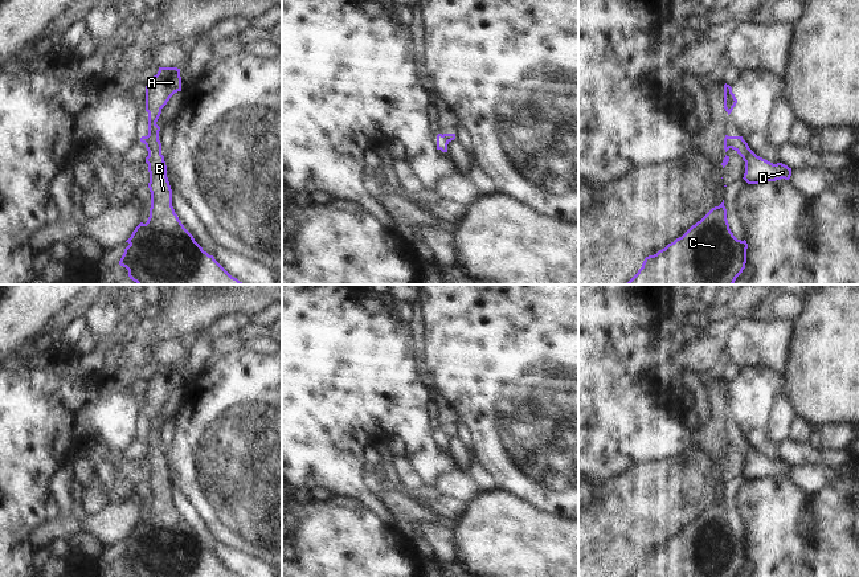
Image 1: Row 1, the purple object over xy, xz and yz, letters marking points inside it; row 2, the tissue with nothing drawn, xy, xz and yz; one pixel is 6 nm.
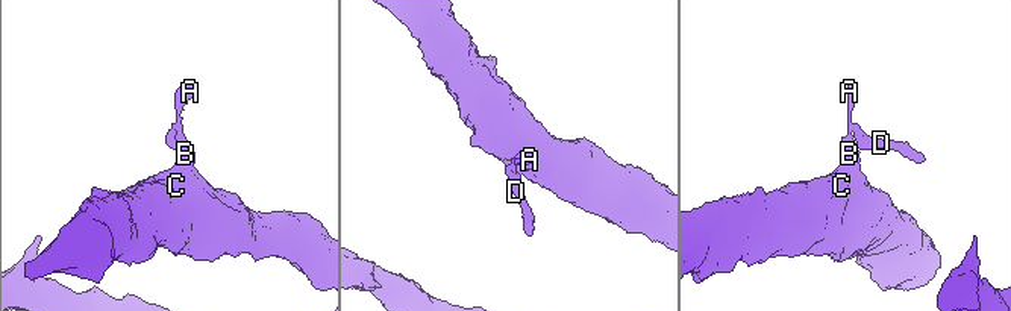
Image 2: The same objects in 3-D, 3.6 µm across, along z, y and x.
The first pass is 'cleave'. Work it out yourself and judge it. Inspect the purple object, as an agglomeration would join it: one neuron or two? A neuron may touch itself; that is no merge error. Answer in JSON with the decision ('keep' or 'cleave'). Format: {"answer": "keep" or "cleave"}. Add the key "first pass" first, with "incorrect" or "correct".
{"first pass": "correct", "answer": "cleave"}

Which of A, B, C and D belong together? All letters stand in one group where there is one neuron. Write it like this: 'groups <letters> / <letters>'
groups A B C / D

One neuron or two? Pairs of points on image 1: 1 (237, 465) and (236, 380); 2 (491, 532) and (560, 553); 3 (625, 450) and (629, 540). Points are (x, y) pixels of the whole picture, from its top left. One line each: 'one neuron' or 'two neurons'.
1: one neuron
2: one neuron
3: two neurons

